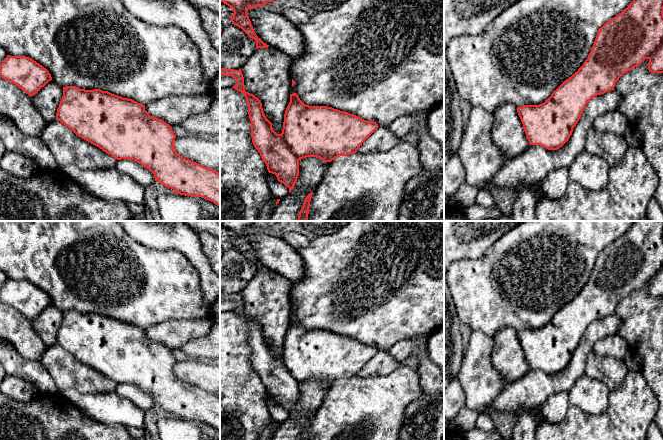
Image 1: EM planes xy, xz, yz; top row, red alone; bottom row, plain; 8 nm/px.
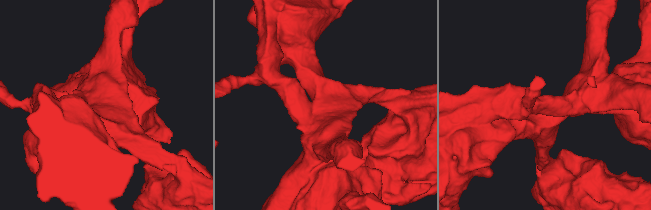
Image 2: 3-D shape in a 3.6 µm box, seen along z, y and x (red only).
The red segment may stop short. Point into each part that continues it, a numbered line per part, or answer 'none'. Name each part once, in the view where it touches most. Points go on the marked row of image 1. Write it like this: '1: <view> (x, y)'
none

